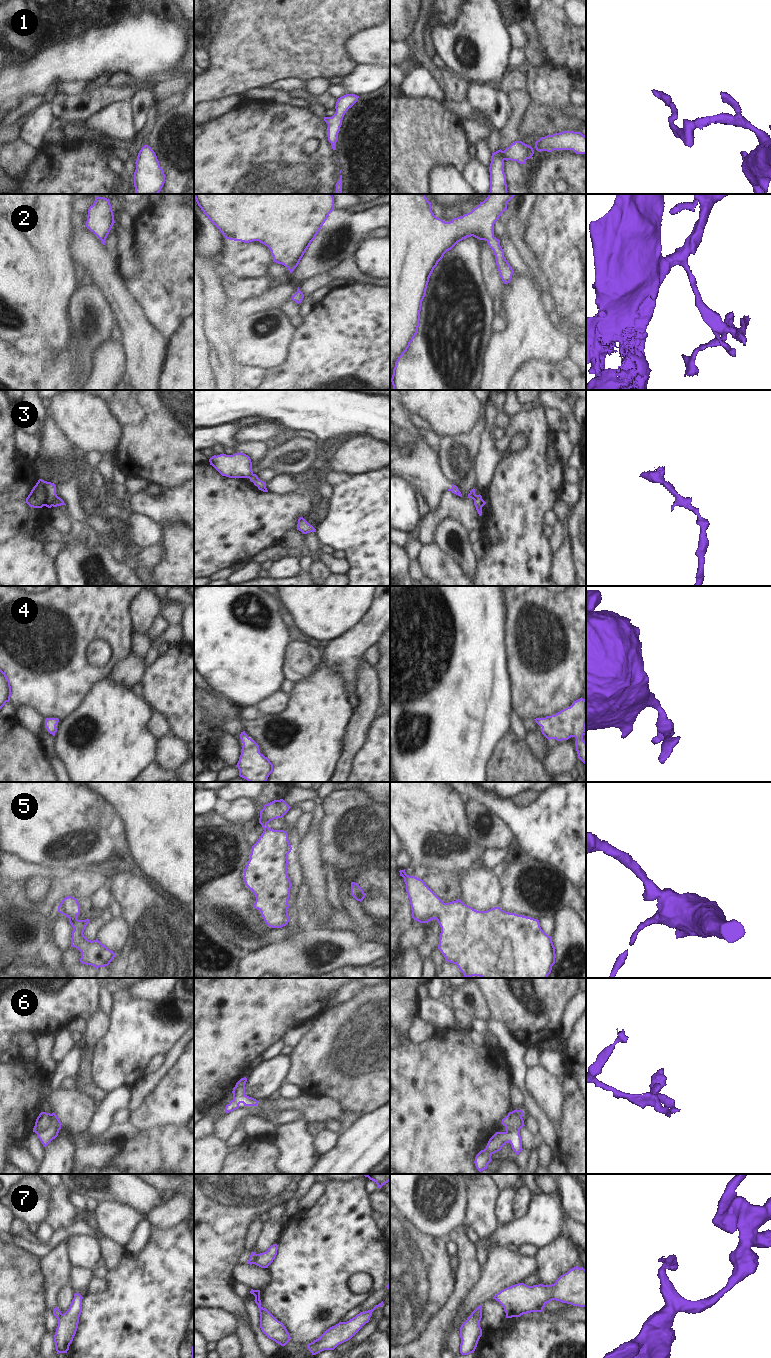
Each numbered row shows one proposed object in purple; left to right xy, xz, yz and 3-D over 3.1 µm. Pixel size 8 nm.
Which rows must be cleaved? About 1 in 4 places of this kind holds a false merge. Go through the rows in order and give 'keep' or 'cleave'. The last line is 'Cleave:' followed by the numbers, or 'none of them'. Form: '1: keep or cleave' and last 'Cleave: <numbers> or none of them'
1: keep
2: keep
3: cleave
4: keep
5: keep
6: keep
7: cleave
Cleave: 3, 7

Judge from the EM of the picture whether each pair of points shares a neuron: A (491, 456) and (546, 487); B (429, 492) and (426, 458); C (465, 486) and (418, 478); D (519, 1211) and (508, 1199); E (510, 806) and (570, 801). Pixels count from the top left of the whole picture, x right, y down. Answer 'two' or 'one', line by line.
A: two
B: one
C: two
D: two
E: one

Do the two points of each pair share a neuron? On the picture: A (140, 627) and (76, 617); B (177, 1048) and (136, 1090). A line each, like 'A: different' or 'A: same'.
A: different
B: same

